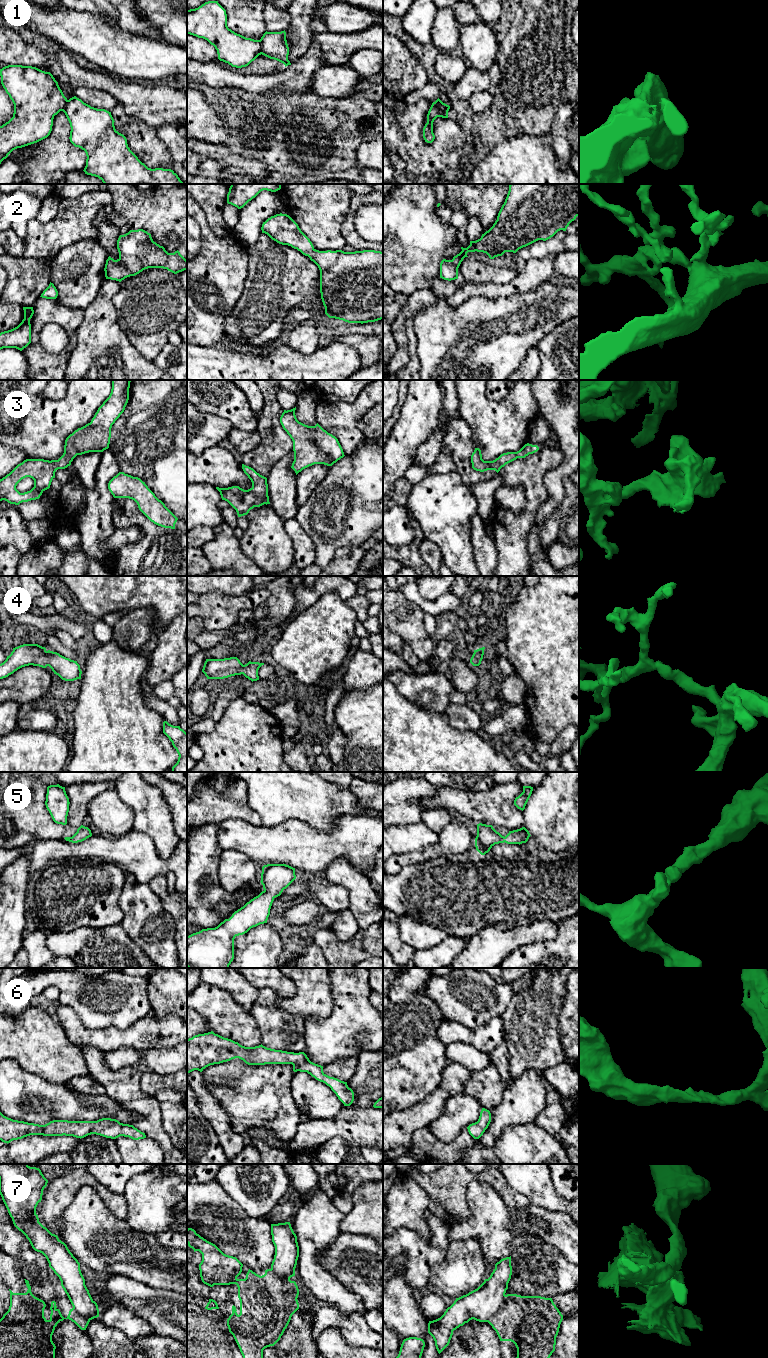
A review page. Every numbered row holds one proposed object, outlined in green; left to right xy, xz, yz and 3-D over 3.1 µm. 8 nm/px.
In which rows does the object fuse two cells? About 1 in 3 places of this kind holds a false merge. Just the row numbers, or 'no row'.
1, 7

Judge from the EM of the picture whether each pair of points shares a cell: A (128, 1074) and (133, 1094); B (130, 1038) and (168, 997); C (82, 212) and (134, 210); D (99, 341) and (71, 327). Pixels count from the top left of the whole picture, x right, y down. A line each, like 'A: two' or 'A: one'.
A: one
B: two
C: two
D: two

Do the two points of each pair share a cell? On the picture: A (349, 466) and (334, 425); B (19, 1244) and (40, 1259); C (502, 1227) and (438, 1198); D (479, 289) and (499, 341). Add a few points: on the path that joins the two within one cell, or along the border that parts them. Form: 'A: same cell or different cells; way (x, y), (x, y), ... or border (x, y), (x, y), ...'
A: different cells; border (363, 440), (363, 443), (353, 453), (345, 456)
B: same cell; way (24, 1249), (31, 1256), (35, 1257)
C: different cells; border (467, 1190), (470, 1215), (451, 1225)
D: different cells; border (505, 295), (497, 297), (472, 295), (460, 305)

